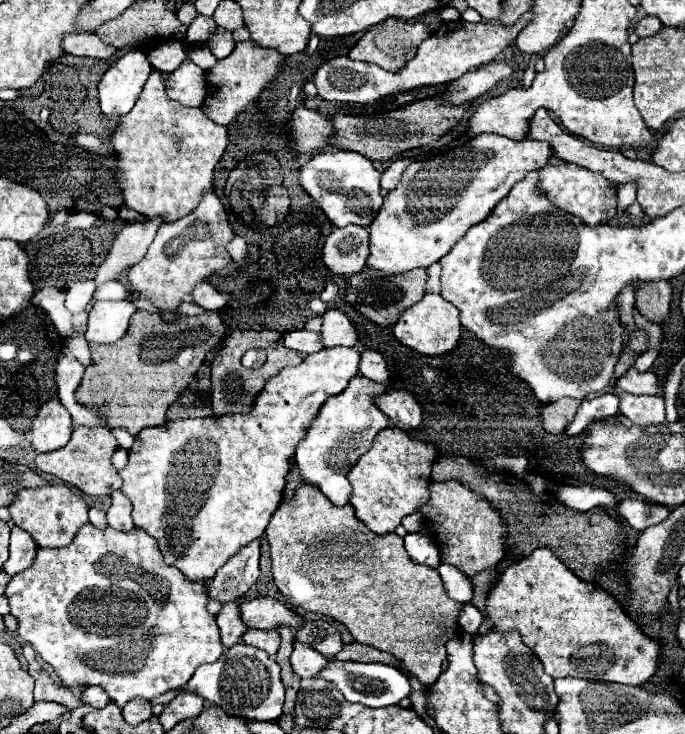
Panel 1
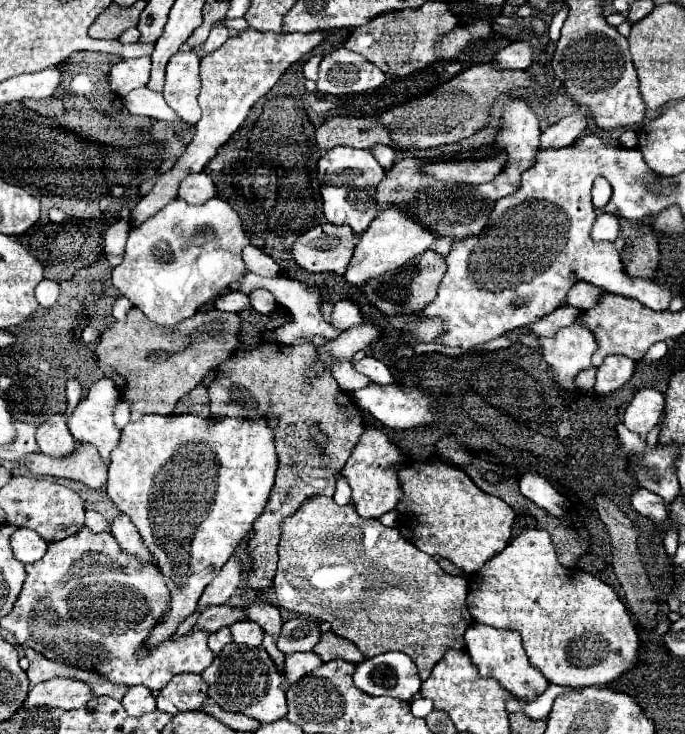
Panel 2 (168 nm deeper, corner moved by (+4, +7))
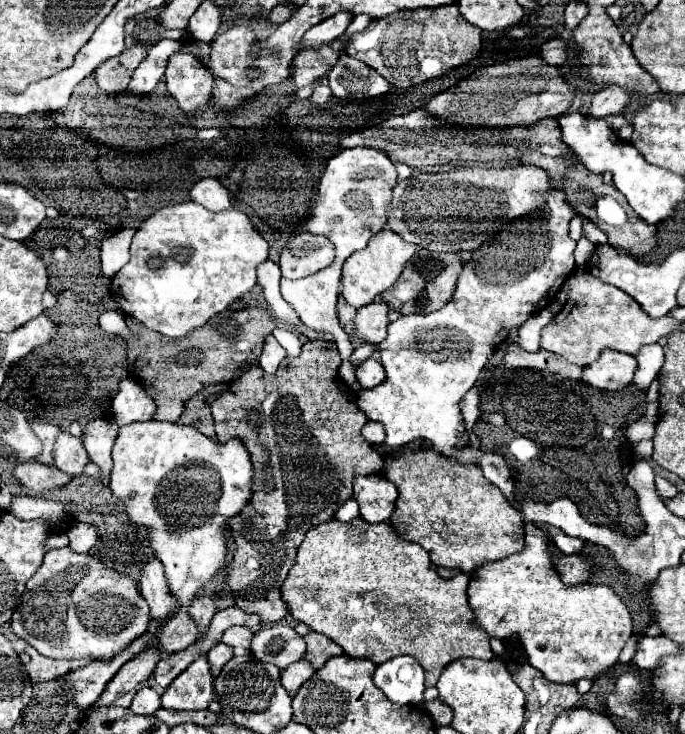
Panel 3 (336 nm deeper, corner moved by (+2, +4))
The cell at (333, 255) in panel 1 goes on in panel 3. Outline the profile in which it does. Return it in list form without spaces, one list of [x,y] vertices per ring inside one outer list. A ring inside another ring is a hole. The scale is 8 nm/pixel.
[[[298,233],[292,237],[280,255],[282,277],[300,279],[308,277],[334,261],[334,245],[328,237]]]

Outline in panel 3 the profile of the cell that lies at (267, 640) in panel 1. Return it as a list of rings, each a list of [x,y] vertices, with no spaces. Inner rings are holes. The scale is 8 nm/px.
[[[230,627],[226,629],[226,633],[222,635],[222,641],[230,647],[244,647],[250,649],[250,641],[252,641],[254,631],[248,627]]]

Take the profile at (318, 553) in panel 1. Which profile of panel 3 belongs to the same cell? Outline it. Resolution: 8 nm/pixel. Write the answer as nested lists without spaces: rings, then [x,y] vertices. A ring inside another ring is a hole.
[[[354,517],[348,523],[330,519],[308,529],[280,593],[294,619],[306,623],[312,631],[328,635],[346,651],[346,655],[370,659],[376,665],[396,655],[412,655],[426,673],[426,687],[434,687],[442,669],[454,659],[476,657],[488,661],[494,657],[490,637],[476,627],[474,613],[468,605],[468,581],[470,577],[466,573],[442,579],[432,569],[428,553],[420,545],[398,537],[390,523],[372,525],[362,517]]]

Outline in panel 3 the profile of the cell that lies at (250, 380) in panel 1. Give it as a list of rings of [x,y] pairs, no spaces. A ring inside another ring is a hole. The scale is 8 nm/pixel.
[[[322,339],[308,341],[302,345],[302,353],[298,357],[286,357],[274,375],[268,375],[260,365],[252,365],[210,405],[218,441],[224,443],[232,437],[242,439],[254,463],[252,501],[240,515],[228,521],[228,529],[236,543],[234,561],[228,567],[228,585],[232,587],[236,605],[242,611],[256,613],[262,625],[276,623],[288,613],[280,599],[280,585],[294,565],[296,551],[306,531],[334,517],[336,509],[352,495],[352,479],[356,473],[378,473],[384,467],[384,459],[360,435],[368,417],[358,409],[356,393],[338,377],[340,363],[342,359],[332,343]]]

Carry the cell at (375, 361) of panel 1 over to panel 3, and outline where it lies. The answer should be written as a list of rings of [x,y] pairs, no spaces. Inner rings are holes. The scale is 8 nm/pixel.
[[[366,359],[362,365],[356,367],[356,379],[362,389],[372,389],[384,381],[384,367],[376,359]]]

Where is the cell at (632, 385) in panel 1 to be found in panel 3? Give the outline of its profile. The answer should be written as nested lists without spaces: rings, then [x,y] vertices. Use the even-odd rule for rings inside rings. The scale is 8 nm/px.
[[[604,349],[596,363],[584,367],[582,381],[596,389],[616,391],[616,389],[624,389],[632,381],[634,371],[636,371],[634,357],[620,351]]]

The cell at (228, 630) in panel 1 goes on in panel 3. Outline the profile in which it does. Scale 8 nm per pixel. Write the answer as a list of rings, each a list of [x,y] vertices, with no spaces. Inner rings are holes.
[[[218,643],[218,645],[214,645],[210,651],[208,651],[208,663],[210,665],[214,665],[214,667],[218,667],[218,669],[222,669],[230,659],[232,659],[232,647],[230,645],[226,645],[226,643]]]

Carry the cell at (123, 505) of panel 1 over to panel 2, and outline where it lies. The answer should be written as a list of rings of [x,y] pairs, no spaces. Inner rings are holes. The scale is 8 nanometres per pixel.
[[[120,514],[120,518],[114,520],[110,532],[112,532],[112,536],[116,538],[116,542],[120,544],[120,548],[126,554],[136,556],[142,564],[154,564],[154,558],[152,558],[150,550],[144,546],[136,526],[132,524],[132,520],[126,514]]]

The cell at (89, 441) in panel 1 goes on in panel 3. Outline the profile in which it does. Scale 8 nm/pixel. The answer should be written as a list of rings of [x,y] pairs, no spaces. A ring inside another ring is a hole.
[[[26,461],[26,463],[18,465],[14,469],[14,477],[34,493],[62,487],[62,485],[70,483],[70,479],[72,479],[68,473],[62,473],[60,469],[56,469],[52,465],[42,465],[36,461]]]

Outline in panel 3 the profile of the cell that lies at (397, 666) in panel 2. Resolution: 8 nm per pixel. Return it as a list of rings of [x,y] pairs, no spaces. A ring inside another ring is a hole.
[[[398,655],[376,667],[374,685],[396,705],[418,705],[426,689],[424,669],[414,657]]]

